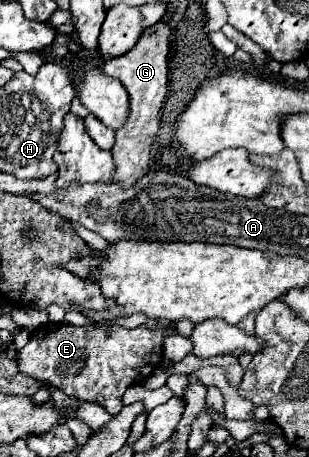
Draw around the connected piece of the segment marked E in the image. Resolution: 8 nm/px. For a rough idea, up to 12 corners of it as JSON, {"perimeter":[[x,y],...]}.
{"perimeter":[[36,328],[18,372],[116,416],[162,328]]}

